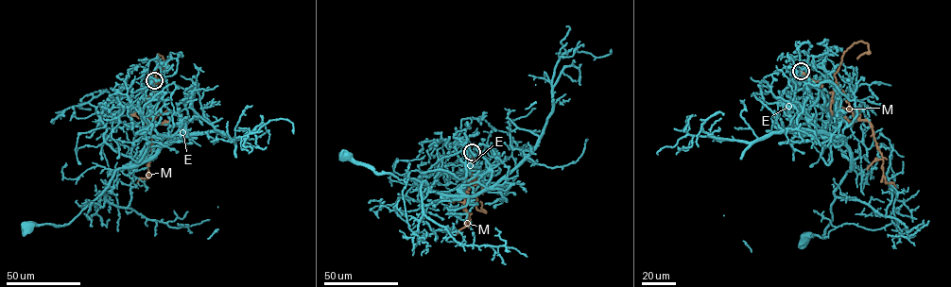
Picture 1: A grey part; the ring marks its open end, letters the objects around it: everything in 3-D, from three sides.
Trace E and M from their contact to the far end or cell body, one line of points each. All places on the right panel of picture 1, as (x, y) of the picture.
E: (803, 73), (818, 86), (818, 97), (791, 128), (840, 141), (851, 156), (834, 192), (824, 236), (805, 239)
M: (803, 73), (816, 81), (837, 83), (853, 115), (870, 122), (882, 155), (885, 180), (895, 188)

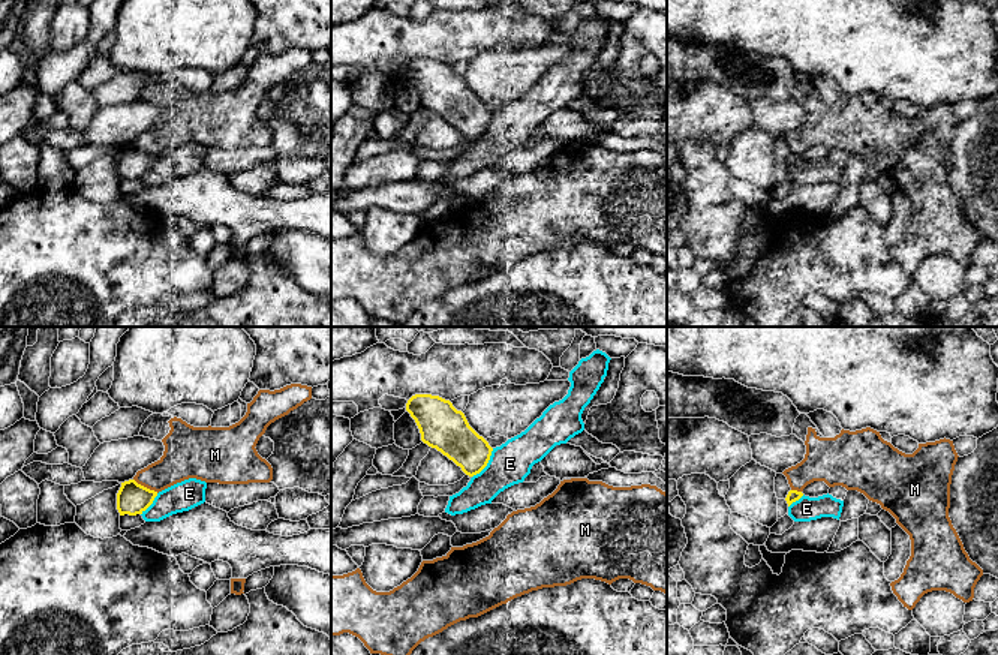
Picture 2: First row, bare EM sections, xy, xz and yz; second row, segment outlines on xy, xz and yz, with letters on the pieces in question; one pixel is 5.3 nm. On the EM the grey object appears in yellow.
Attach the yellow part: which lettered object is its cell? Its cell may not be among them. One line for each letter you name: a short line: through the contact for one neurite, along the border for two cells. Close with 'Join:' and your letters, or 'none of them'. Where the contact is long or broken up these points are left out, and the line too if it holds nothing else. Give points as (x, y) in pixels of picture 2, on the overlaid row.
Join: none of them

